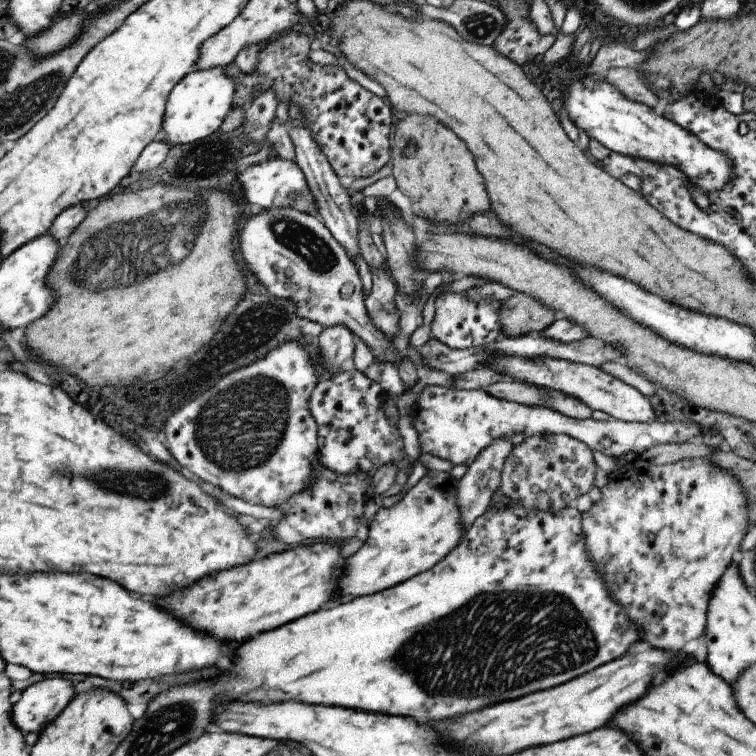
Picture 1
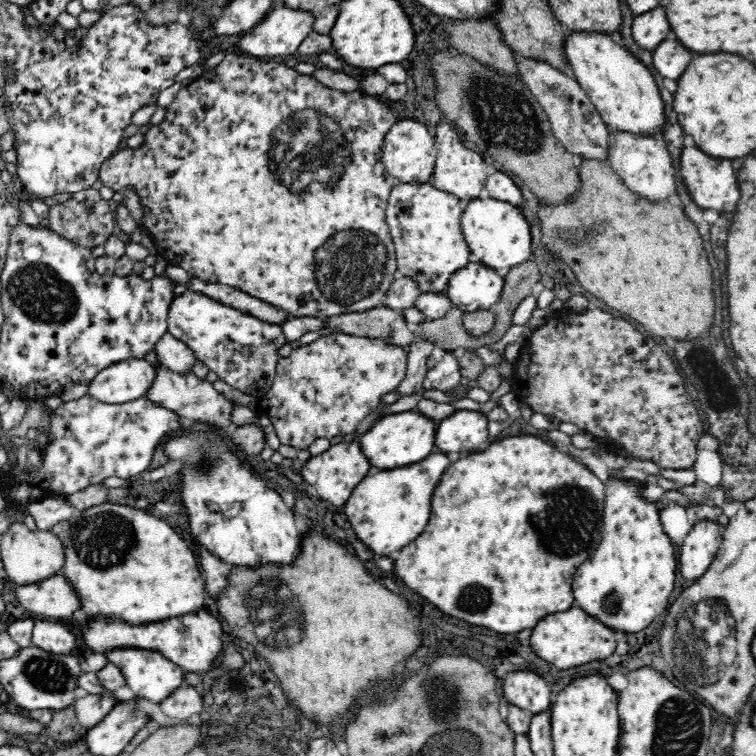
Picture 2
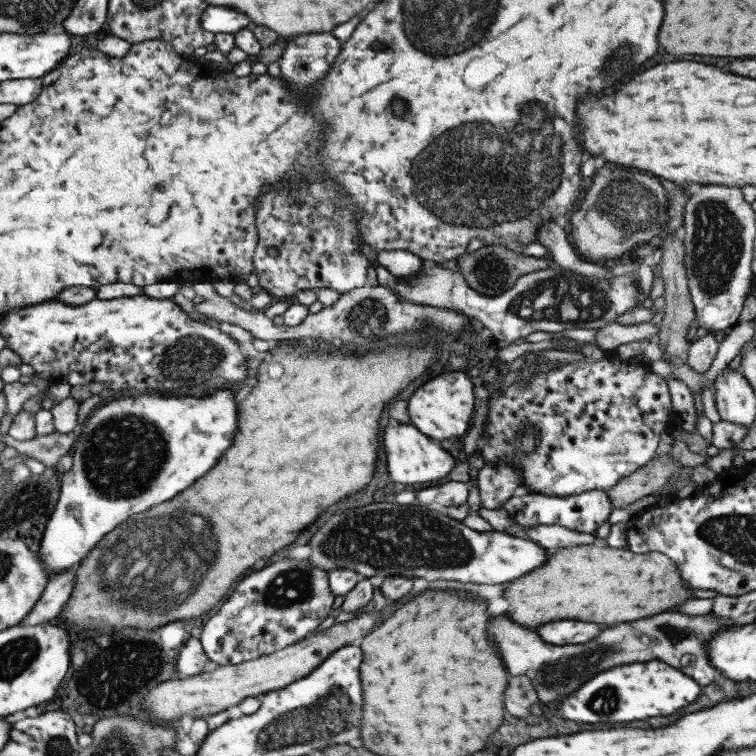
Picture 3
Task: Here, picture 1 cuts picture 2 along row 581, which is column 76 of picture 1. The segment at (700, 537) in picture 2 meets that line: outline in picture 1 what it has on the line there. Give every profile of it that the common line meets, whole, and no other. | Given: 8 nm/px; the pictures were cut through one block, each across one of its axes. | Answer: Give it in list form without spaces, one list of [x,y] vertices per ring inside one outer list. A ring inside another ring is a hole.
[[[50,678],[32,684],[22,692],[22,698],[12,708],[14,724],[26,734],[40,734],[77,696],[70,680]]]

